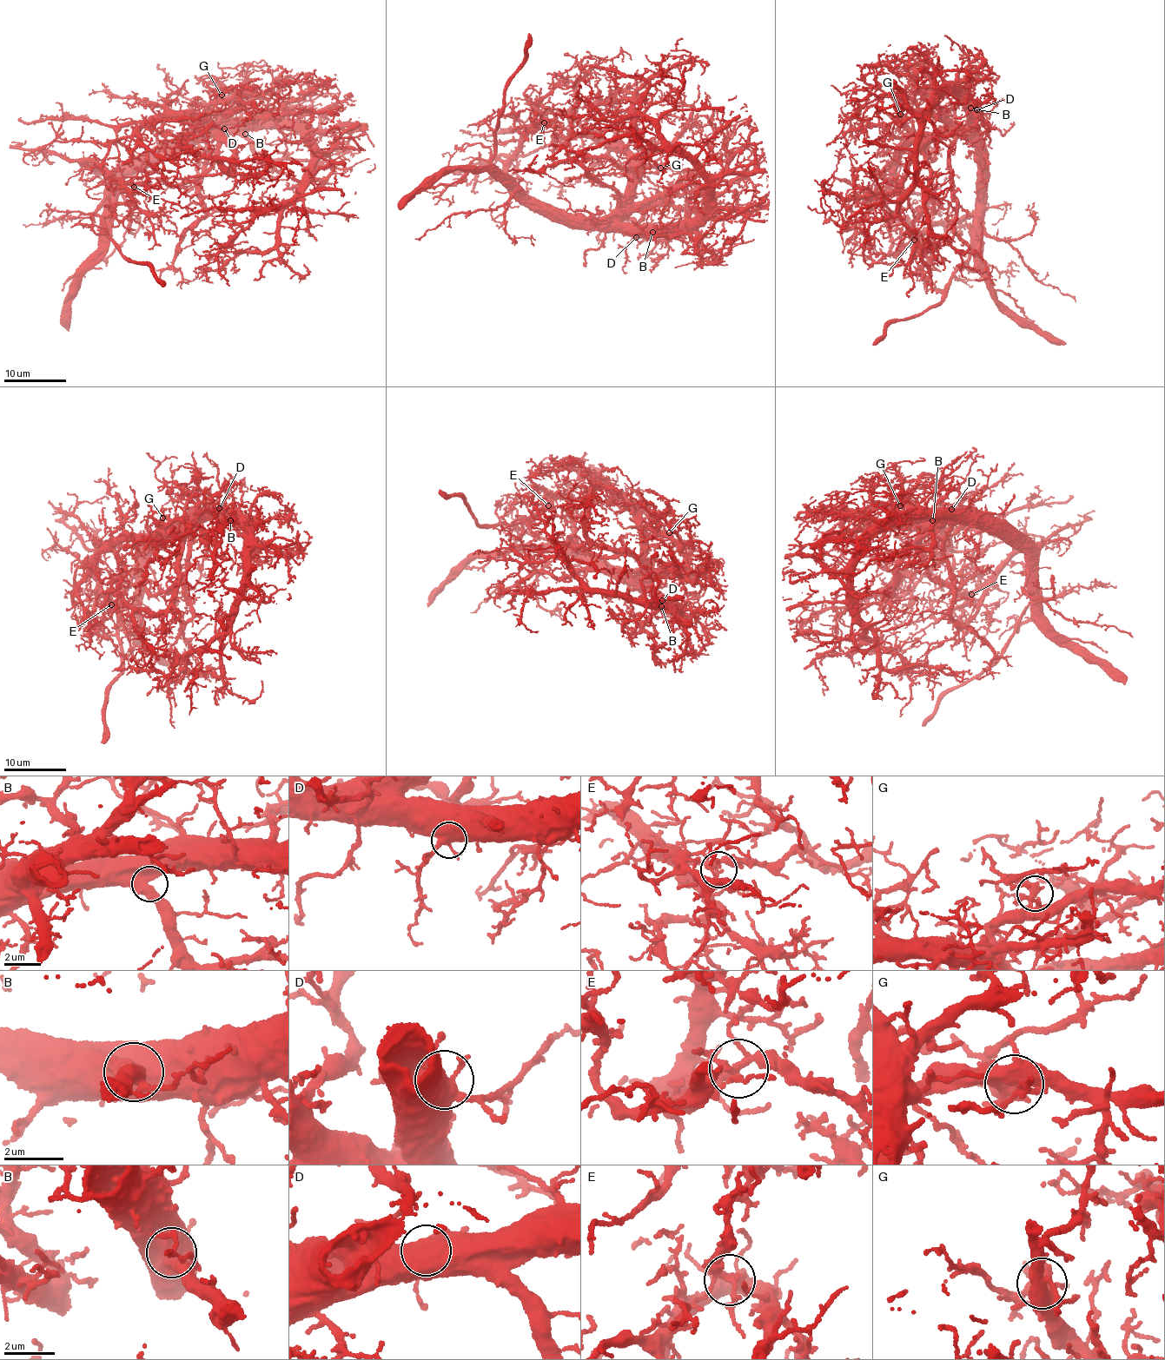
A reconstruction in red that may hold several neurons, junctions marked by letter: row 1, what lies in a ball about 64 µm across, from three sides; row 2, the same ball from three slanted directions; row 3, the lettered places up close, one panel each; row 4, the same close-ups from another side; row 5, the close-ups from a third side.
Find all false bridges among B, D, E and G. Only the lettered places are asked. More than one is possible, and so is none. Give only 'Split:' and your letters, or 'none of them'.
Split: none of them

